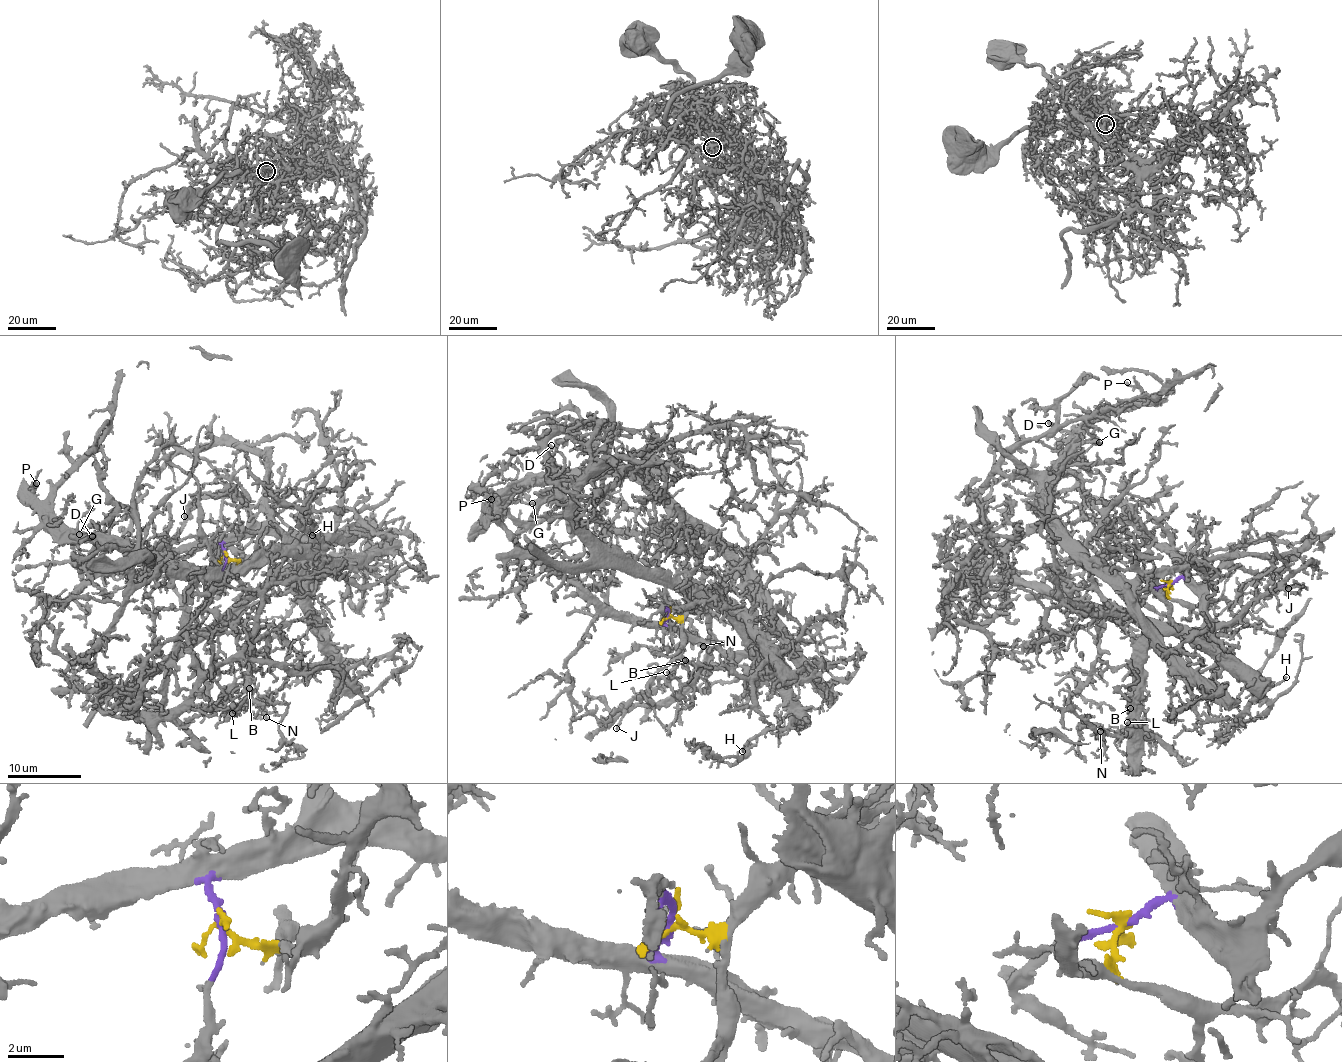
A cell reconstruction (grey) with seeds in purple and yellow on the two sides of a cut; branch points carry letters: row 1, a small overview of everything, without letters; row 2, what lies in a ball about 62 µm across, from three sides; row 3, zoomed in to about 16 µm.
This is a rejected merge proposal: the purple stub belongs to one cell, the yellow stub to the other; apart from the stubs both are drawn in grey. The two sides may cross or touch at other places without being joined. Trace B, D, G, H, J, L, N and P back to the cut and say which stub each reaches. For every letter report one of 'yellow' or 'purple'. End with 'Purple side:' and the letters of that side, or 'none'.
B: purple
D: yellow
G: yellow
H: purple
J: purple
L: purple
N: purple
P: yellow
Purple side: B, H, J, L, N

